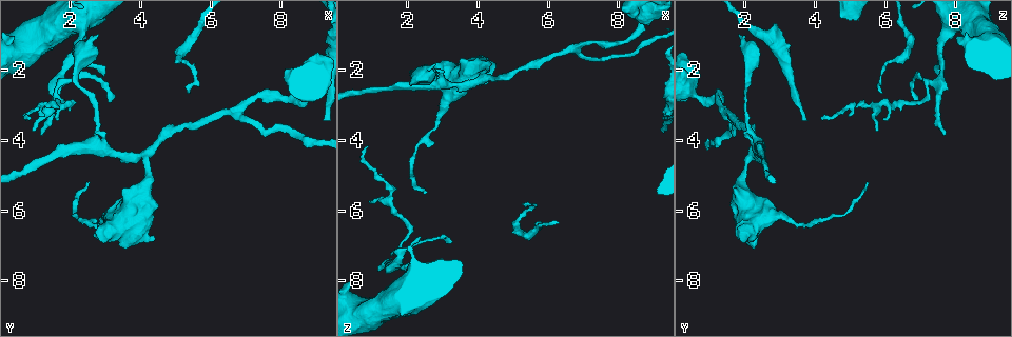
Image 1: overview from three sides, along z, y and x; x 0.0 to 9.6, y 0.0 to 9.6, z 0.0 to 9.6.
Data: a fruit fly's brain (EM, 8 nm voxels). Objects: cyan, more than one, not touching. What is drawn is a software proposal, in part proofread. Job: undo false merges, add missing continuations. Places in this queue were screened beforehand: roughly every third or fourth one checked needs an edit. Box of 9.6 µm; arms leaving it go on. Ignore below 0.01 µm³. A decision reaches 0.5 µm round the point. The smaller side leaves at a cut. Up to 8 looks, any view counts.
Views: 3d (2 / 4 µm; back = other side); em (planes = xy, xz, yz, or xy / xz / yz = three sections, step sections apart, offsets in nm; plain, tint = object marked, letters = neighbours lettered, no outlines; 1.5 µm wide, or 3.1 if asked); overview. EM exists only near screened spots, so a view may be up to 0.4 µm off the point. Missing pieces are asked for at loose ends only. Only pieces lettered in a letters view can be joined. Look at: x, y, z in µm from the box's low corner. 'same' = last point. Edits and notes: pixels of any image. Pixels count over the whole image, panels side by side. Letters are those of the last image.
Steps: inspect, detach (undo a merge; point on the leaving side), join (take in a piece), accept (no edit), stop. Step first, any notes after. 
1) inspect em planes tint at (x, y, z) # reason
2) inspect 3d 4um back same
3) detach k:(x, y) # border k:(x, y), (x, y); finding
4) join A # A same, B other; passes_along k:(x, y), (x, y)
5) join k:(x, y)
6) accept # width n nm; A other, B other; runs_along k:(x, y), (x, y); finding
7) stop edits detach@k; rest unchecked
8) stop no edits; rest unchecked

inspect 3d 2um back at (2.85, 4.15, 2.40) # branch point

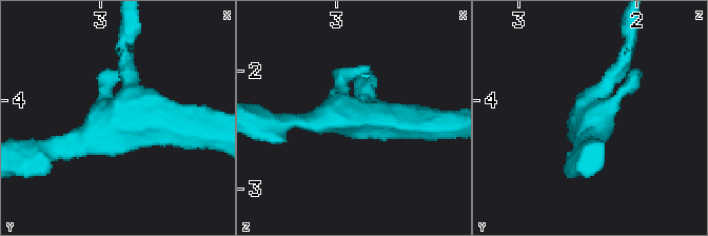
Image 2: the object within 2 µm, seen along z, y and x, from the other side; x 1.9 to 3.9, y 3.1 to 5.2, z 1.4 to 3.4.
inspect em planes letters at (2.82, 4.12, 2.38) # arms 3

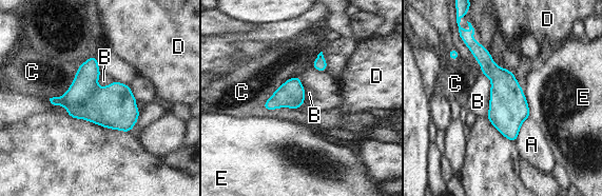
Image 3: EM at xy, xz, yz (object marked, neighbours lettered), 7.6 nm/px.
accept # longest_contact C 380 nm; A other, B other, C other, D other, E other; runs_along 3:(473, 44), (503, 81), (513, 138); all the same neuron

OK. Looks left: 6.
inspect 3d 4um at (6.80, 3.15, 1.40) # side arm on a straight run

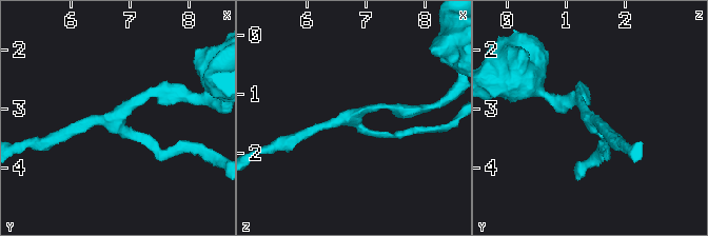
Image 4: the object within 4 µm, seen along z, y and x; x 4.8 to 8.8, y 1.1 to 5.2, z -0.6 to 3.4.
inspect em planes tint at (6.80, 3.10, 1.40) # arms 3; need the tissue

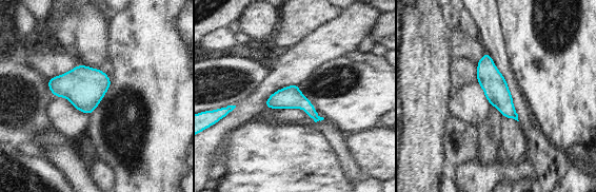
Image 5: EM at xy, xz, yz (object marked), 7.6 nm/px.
inspect em planes letters same

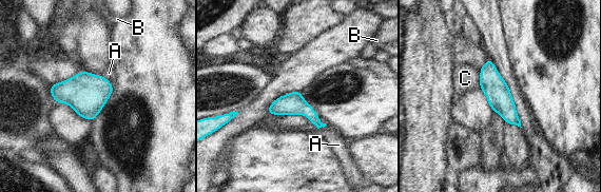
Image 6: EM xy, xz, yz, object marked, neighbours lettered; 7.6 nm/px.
accept # width 190 nm; longest_contact C 140 nm; A other, B other, C other; one neuron here

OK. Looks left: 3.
inspect em xy step 8 tint at (5.15, 3.60, 2.05) # thin neck

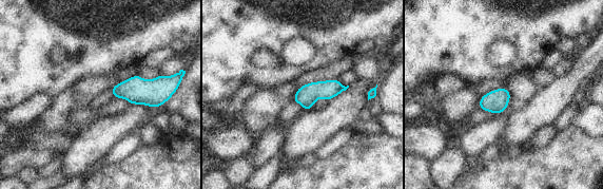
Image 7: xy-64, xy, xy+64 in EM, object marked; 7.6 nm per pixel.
inspect em planes letters same # another direction

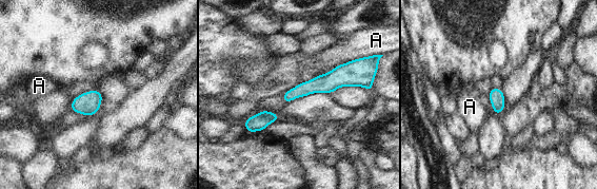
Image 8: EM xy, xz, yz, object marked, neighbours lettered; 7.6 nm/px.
accept # A other; border 8:(359, 57), (339, 63), (319, 75); all the same neuron

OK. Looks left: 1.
inspect em xy step 4 letters at (1.25, 3.75, 7.65) # tapers out

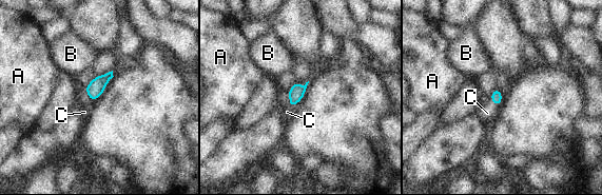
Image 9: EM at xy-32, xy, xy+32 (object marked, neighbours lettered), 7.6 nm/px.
join C # A other, B other, C same; passes_along 9:(497, 96), (493, 103), (487, 113); the neuron continues

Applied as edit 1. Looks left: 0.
stop edits join@9; rest unchecked

